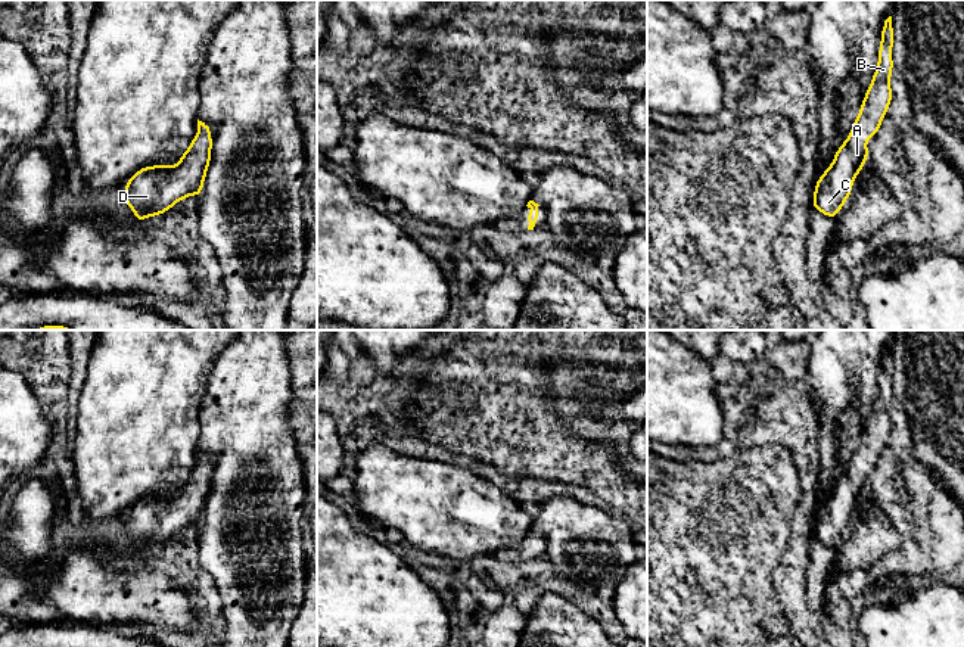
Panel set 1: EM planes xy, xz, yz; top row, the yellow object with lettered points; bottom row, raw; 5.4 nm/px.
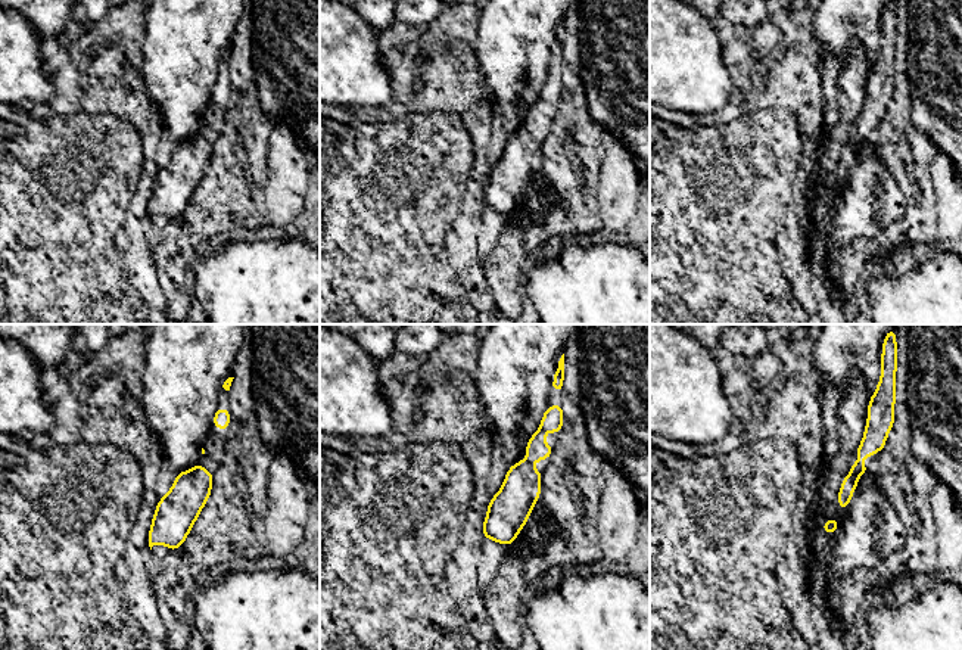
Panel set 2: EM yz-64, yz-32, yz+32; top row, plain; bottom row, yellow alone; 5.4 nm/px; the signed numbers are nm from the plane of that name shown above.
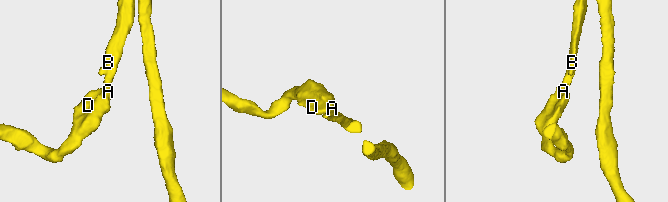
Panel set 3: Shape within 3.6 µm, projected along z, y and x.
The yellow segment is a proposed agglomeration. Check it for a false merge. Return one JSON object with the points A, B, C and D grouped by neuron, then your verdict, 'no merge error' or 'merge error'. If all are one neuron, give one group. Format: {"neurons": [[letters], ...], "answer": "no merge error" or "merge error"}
{"neurons": [["A", "B", "C", "D"]], "answer": "no merge error"}

